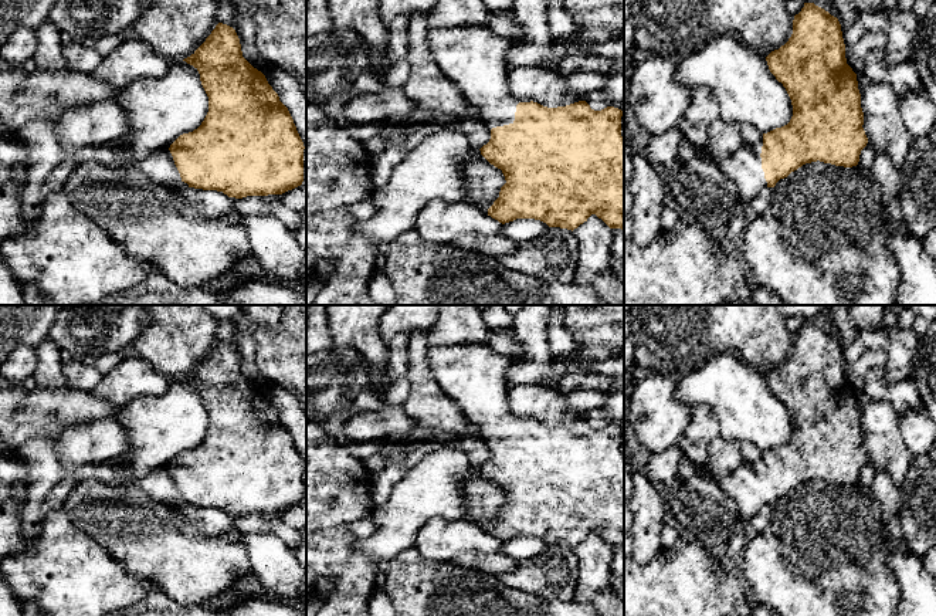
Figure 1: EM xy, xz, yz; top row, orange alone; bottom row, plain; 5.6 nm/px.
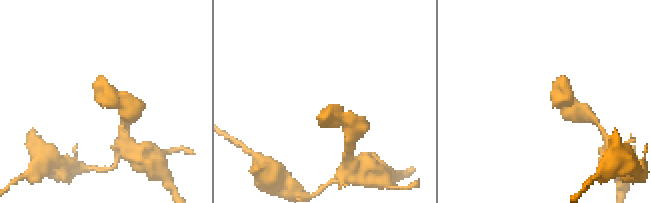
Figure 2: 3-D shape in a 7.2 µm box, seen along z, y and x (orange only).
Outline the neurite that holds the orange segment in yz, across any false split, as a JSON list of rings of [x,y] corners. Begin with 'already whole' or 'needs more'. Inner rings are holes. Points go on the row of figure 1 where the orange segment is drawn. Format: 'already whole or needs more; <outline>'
needs more; [[[804,3],[804,7],[793,20],[793,34],[779,50],[766,57],[770,72],[786,88],[791,105],[793,116],[781,128],[763,133],[763,146],[756,149],[743,143],[732,156],[716,162],[716,166],[735,183],[743,207],[764,187],[774,187],[780,179],[787,177],[806,163],[824,162],[835,166],[852,167],[859,162],[861,150],[867,146],[868,138],[862,128],[864,112],[861,108],[861,94],[857,74],[847,64],[845,44],[841,24],[837,17],[814,3]]]

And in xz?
needs more; [[[457,26],[428,28],[428,45],[433,57],[465,101],[479,109],[484,122],[491,126],[491,139],[479,150],[495,167],[501,169],[506,183],[499,197],[488,209],[488,216],[505,224],[516,219],[535,219],[549,227],[574,230],[591,214],[610,229],[624,231],[624,138],[621,136],[623,111],[607,106],[594,111],[586,101],[566,106],[547,108],[529,99],[515,98],[508,87],[506,55],[512,41],[495,35],[485,26]]]

